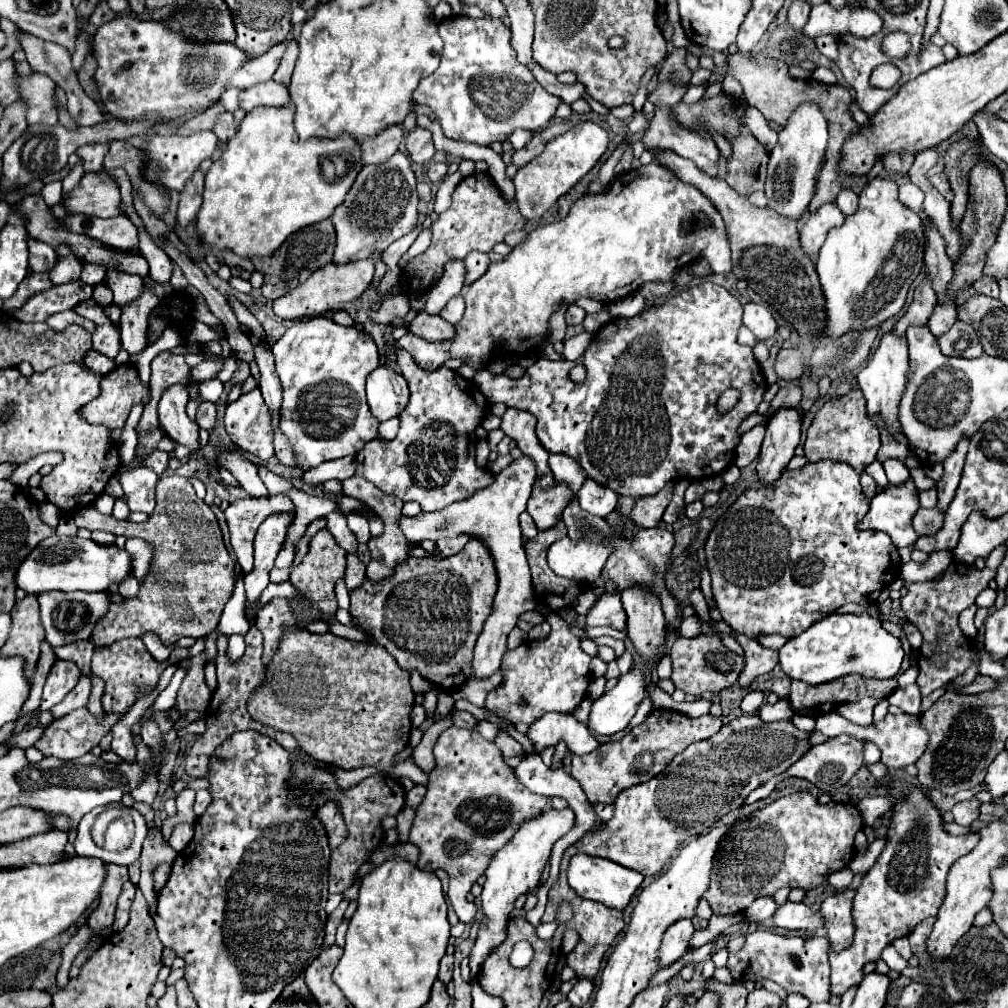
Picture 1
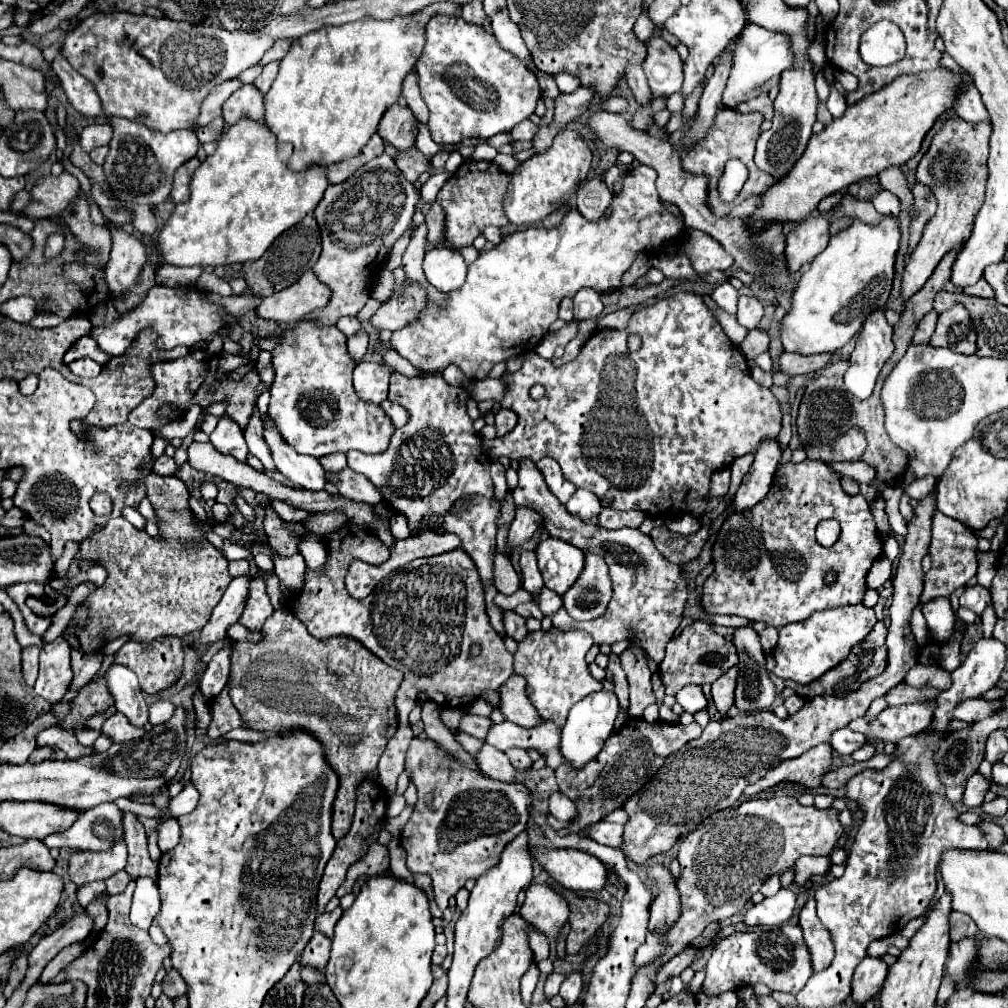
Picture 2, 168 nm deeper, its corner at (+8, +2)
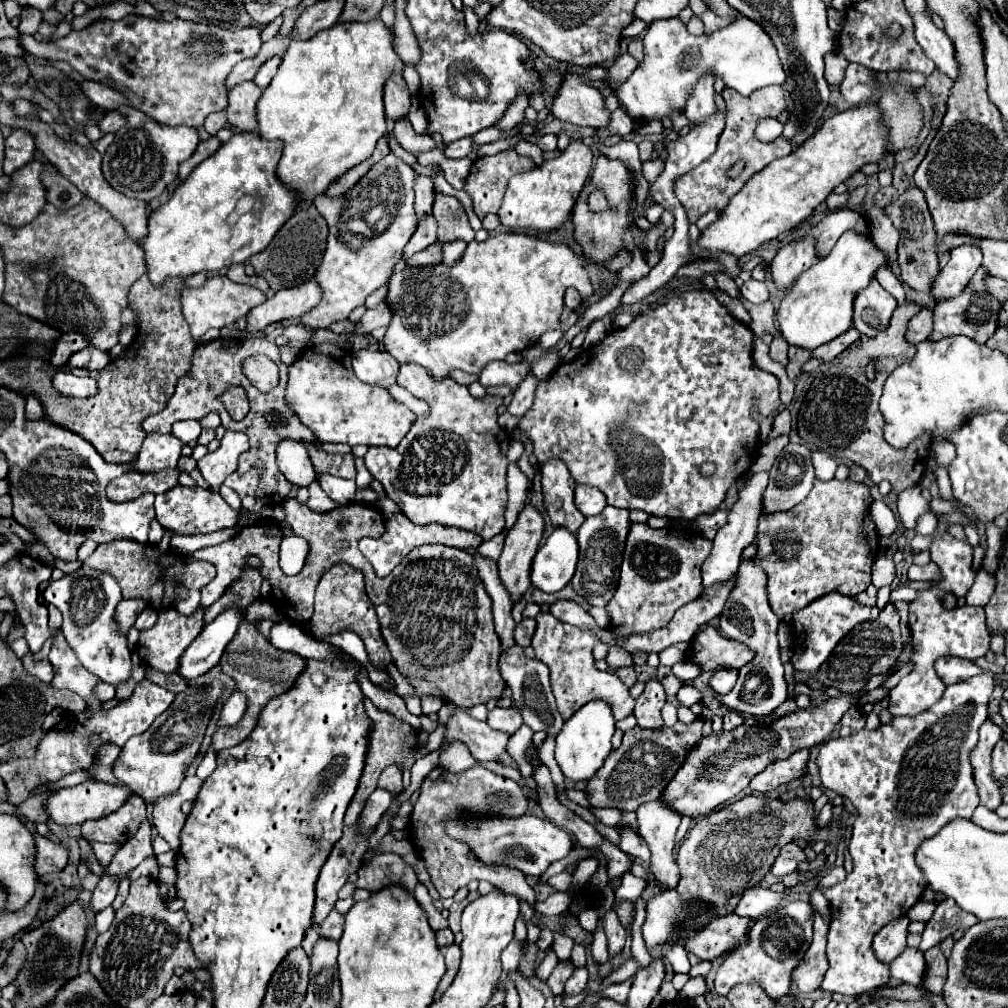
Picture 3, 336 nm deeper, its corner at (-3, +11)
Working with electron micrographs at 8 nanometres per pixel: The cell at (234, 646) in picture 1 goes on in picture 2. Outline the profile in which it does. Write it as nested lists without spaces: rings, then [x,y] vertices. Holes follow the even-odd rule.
[[[223,648],[207,664],[205,676],[201,680],[201,692],[207,700],[213,700],[229,680],[229,648]]]

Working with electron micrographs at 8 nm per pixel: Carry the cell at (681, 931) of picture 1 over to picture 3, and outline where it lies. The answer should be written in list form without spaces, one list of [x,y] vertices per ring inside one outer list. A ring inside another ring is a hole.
[[[660,801],[644,803],[636,811],[638,833],[650,847],[650,873],[666,889],[676,889],[680,881],[680,869],[674,859],[674,835],[680,825],[680,815]]]

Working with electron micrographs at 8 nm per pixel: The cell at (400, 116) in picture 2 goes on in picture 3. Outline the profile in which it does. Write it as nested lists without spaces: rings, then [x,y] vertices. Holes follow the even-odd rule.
[[[392,75],[384,85],[384,107],[388,109],[388,117],[392,121],[400,121],[408,117],[410,111],[410,91],[402,75]]]

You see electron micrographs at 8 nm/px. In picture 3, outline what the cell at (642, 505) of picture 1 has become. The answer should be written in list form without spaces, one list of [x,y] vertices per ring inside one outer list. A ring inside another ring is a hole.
[[[606,505],[600,515],[586,517],[584,525],[578,529],[580,559],[570,585],[578,595],[584,595],[584,599],[588,599],[588,603],[594,607],[606,607],[616,591],[628,527],[630,527],[630,511]]]

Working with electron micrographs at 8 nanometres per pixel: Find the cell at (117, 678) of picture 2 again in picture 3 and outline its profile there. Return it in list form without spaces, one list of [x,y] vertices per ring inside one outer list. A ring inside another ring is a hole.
[[[80,567],[76,573],[70,573],[60,581],[50,581],[42,595],[62,611],[62,633],[90,673],[114,687],[132,679],[132,653],[126,647],[126,637],[118,633],[114,623],[114,609],[122,599],[116,579],[108,573]]]

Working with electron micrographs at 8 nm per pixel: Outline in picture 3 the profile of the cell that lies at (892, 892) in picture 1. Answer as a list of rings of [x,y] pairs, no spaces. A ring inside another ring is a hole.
[[[982,671],[962,683],[948,685],[942,699],[928,711],[914,717],[894,717],[890,725],[882,725],[878,731],[858,731],[850,739],[828,739],[820,747],[816,759],[820,767],[820,781],[824,789],[836,791],[848,797],[856,809],[858,819],[852,829],[850,855],[854,869],[848,877],[832,887],[820,887],[822,895],[830,903],[832,923],[828,931],[829,968],[820,988],[832,994],[864,995],[882,987],[890,979],[888,965],[880,963],[872,951],[872,937],[890,921],[906,915],[914,907],[928,883],[924,883],[924,871],[916,867],[916,847],[940,831],[940,827],[952,823],[952,819],[972,819],[974,809],[980,805],[976,785],[972,781],[972,767],[968,755],[978,741],[978,727],[988,717],[988,703],[996,687],[996,675]]]

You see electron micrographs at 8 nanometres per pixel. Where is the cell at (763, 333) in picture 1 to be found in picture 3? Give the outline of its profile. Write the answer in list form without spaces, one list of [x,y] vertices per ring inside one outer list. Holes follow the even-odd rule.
[[[754,279],[746,281],[740,287],[740,293],[752,305],[762,305],[764,301],[768,301],[768,289],[766,289],[766,283],[762,283],[762,281],[754,281]]]

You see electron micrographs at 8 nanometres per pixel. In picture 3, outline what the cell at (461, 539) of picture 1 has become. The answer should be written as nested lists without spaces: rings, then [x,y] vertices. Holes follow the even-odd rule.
[[[396,513],[396,515],[386,517],[386,533],[380,539],[362,539],[358,543],[358,547],[360,547],[362,555],[372,563],[374,573],[378,577],[386,577],[412,549],[422,547],[422,545],[432,545],[432,543],[458,547],[458,549],[476,549],[482,543],[482,539],[480,539],[480,535],[476,535],[472,531],[464,531],[464,529],[456,529],[456,527],[442,527],[442,525],[436,525],[436,523],[414,525],[402,513]]]

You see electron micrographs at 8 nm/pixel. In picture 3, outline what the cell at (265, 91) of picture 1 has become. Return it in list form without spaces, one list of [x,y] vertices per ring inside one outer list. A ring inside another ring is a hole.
[[[244,81],[228,91],[226,115],[232,125],[240,131],[256,129],[256,103],[262,95],[262,89],[254,81]]]

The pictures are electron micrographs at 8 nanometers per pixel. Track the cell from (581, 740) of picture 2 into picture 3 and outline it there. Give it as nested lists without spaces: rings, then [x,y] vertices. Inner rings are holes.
[[[592,699],[584,707],[580,707],[566,723],[560,735],[556,737],[556,761],[564,773],[564,777],[572,781],[590,779],[604,763],[608,753],[612,751],[612,735],[616,731],[616,719],[612,715],[612,707],[602,699]]]

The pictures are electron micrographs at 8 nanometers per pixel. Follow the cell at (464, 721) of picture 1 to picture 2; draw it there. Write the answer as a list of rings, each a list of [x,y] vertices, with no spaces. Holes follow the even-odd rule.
[[[465,714],[465,716],[461,718],[459,730],[467,732],[467,734],[471,734],[471,736],[475,736],[475,738],[485,740],[485,736],[487,736],[487,732],[489,732],[491,726],[493,726],[491,718],[483,718],[483,716],[475,716],[475,714]]]

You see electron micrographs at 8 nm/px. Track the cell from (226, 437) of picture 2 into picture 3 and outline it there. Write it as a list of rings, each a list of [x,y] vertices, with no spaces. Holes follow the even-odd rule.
[[[226,431],[220,439],[220,449],[208,453],[198,461],[202,477],[210,487],[218,487],[224,483],[228,475],[232,475],[238,467],[238,457],[248,451],[250,443],[242,431]]]

